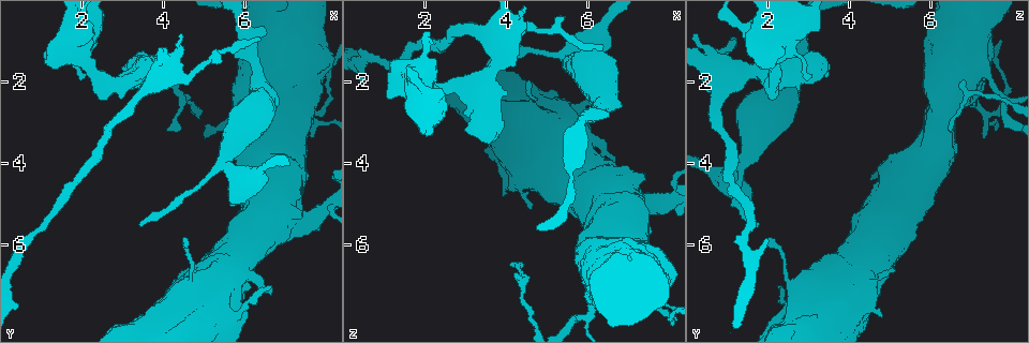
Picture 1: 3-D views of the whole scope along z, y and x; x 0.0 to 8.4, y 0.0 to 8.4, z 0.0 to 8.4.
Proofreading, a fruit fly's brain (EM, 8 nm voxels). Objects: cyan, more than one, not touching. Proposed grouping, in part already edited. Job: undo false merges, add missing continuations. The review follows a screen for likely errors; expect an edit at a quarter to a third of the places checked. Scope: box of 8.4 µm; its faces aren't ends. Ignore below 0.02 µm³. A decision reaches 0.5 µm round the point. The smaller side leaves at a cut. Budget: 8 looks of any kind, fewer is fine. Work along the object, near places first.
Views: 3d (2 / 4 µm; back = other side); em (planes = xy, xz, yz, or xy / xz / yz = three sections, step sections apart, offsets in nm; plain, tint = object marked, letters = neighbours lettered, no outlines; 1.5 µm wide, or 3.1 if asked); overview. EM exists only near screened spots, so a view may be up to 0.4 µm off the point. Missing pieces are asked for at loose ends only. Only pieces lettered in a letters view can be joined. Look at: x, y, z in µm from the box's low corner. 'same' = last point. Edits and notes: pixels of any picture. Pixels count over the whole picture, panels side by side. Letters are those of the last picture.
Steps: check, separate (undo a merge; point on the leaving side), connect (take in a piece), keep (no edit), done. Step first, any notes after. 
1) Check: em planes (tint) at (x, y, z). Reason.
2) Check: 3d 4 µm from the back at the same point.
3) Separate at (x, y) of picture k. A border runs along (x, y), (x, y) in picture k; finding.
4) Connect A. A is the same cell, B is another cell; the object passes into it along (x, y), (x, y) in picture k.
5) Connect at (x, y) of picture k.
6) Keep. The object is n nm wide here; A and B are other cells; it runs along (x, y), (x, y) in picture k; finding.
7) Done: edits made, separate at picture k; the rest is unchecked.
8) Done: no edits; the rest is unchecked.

Check: 3d 4 µm at (3.45, 5.45, 1.70). Branch stops here.

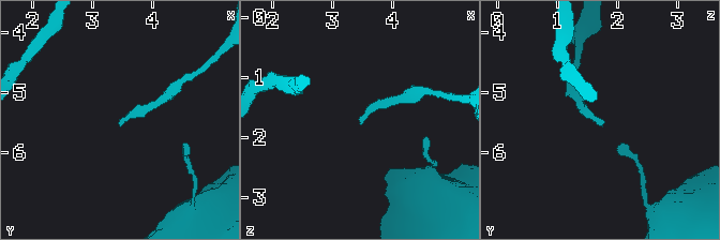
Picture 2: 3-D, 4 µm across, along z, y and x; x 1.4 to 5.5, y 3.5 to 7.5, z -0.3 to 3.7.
Check: em planes (tint) at (3.45, 5.45, 1.70). Need the tissue.

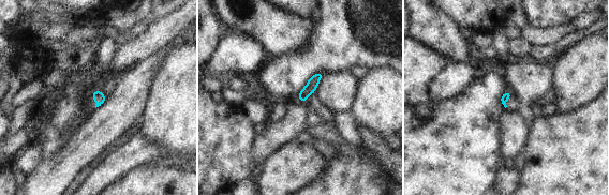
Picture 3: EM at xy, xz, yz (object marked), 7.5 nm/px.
Check: em planes (letters) at the same point. What lies round it.

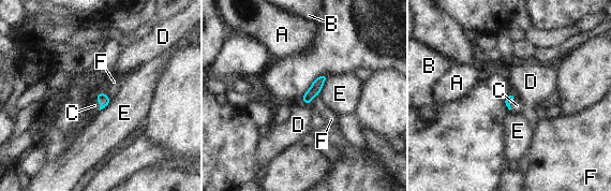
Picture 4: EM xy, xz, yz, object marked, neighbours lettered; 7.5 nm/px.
Connect C. The longest contact is with E, 170 nm; C is the same cell, A, B, D, E and F are other cells; the object passes into it along (510, 98), (510, 102), (517, 105) in picture 4; it goes on there.

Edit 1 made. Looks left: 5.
Check: overview.

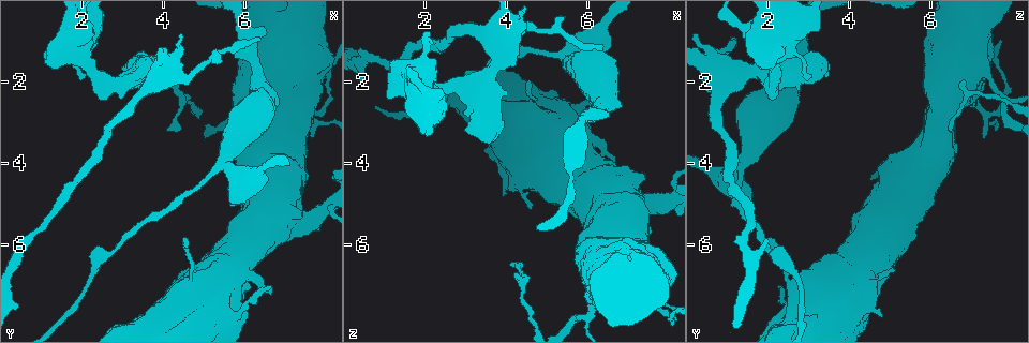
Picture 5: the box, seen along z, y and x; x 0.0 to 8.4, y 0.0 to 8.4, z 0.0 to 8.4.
Check: 3d 2 µm at (5.90, 2.45, 7.85). Calibre changes.

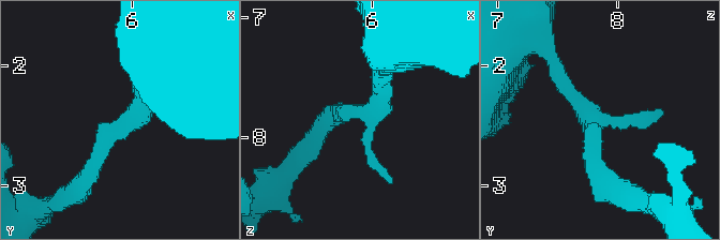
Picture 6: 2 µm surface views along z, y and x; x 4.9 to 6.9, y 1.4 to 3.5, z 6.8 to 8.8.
Check: em planes (tint) at (5.96, 2.48, 7.78). Need the tissue.

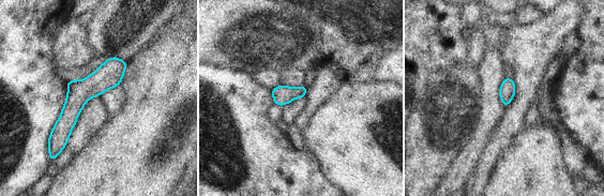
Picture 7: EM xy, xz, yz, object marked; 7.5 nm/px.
Check: em planes (letters) at the same point. See the neighbours.

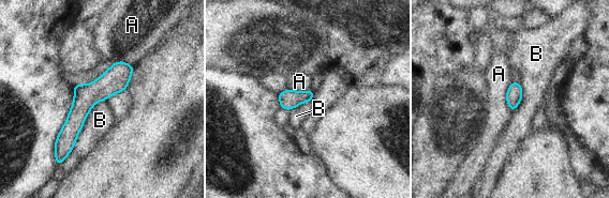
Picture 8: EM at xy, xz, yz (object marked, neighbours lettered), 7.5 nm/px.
Keep. The object is 100 nm wide here; A and B are other cells; it runs along (129, 67), (79, 110), (65, 135) in picture 8; one neuron here.

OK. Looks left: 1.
Done: edits made, connect at picture 4; the rest is unchecked.

